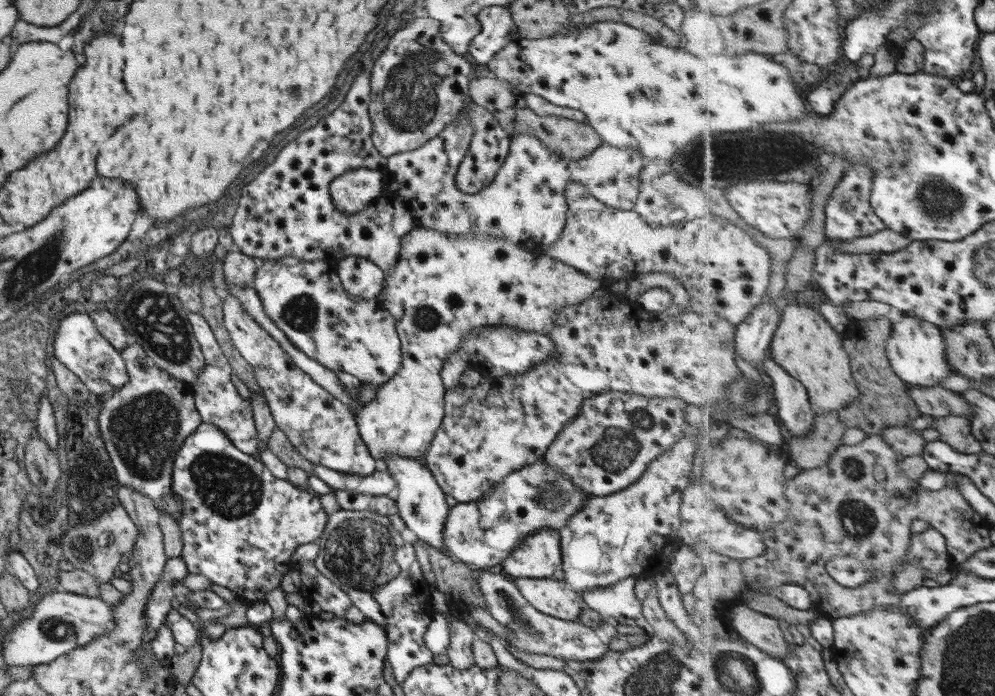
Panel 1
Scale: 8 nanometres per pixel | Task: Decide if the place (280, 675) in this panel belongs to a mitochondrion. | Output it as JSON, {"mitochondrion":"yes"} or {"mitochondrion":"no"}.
{"mitochondrion":"no"}

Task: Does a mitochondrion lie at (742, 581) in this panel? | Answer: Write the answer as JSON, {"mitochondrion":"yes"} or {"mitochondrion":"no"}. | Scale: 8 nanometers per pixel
{"mitochondrion":"no"}

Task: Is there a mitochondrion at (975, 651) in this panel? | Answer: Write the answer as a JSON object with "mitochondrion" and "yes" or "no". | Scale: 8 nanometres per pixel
{"mitochondrion":"yes"}

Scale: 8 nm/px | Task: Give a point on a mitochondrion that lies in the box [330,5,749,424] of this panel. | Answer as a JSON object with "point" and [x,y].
{"point":[410,89]}

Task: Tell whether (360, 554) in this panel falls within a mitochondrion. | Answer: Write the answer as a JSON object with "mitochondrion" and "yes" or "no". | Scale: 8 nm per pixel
{"mitochondrion":"yes"}

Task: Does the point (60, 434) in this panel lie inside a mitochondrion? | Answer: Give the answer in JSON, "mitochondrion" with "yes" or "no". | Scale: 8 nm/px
{"mitochondrion":"no"}

